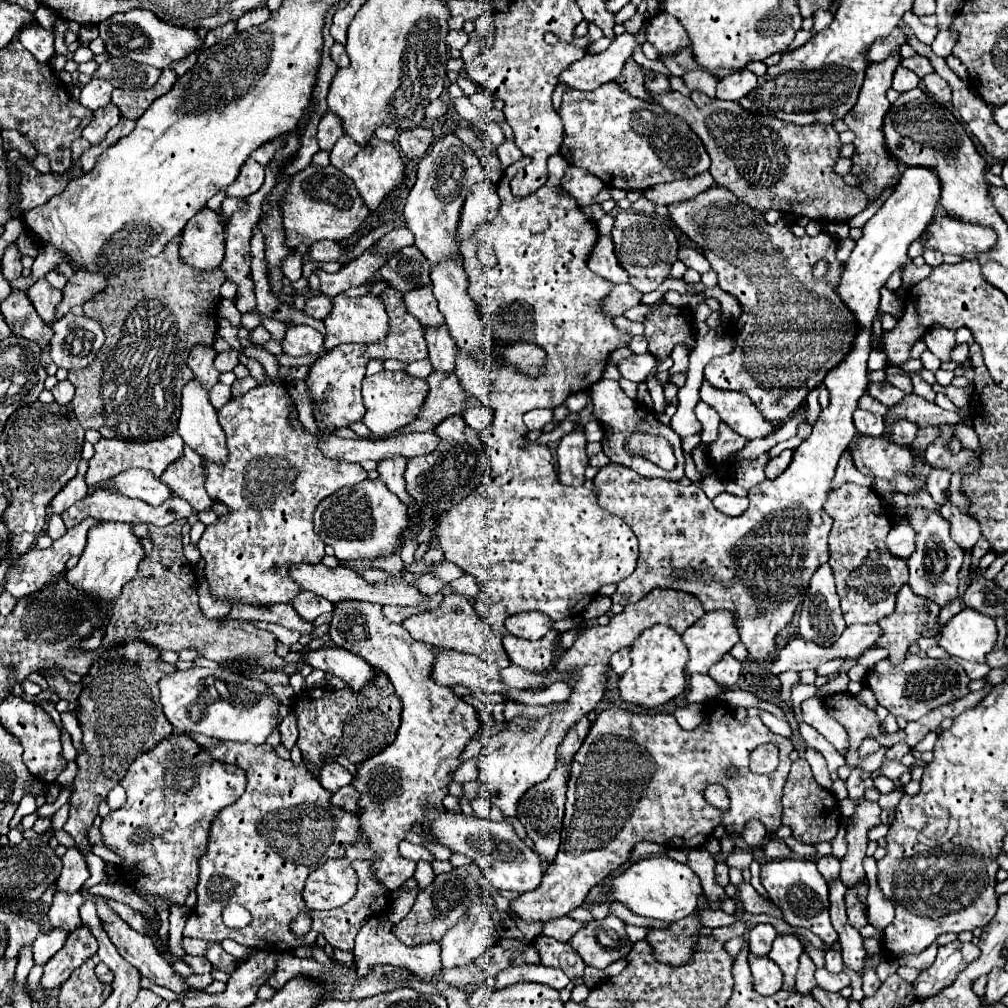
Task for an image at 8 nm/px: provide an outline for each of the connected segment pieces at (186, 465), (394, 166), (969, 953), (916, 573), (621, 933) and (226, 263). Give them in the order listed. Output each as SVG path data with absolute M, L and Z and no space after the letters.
M184 447L184 455L162 473L160 481L170 483L172 493L188 501L196 513L212 509L212 499L208 497L204 487L206 475L202 457L190 447Z
M342 135L342 139L330 151L330 163L354 181L358 193L362 195L362 199L370 211L376 211L382 205L382 201L404 183L406 167L404 167L404 161L402 161L398 149L392 143L384 143L376 137L372 137L366 147L360 147L358 143L352 143L352 139Z
M952 941L944 947L938 947L934 965L922 971L914 981L914 995L920 999L936 995L940 987L946 987L948 983L952 983L956 973L962 971L968 963L972 963L978 957L980 957L980 949L974 943Z
M916 509L908 513L906 519L916 529L916 551L908 559L908 567L910 567L908 585L916 595L936 601L940 607L946 607L954 599L960 597L958 595L958 571L964 559L964 551L950 539L948 521L944 521L940 513Z
M608 915L602 921L588 921L576 935L570 937L568 943L574 951L578 951L586 965L596 969L606 969L632 949L624 923L614 915Z
M266 171L266 181L262 183L262 187L248 197L248 209L246 211L236 211L228 221L226 221L226 257L222 261L222 271L226 275L228 281L238 285L236 291L236 307L240 313L248 313L256 307L256 299L254 299L254 281L252 281L252 271L250 271L250 263L252 263L252 255L250 255L250 239L252 239L252 227L258 223L260 217L260 203L264 201L264 195L268 195L268 191L272 191L272 187L276 185L276 179L272 179L272 171Z

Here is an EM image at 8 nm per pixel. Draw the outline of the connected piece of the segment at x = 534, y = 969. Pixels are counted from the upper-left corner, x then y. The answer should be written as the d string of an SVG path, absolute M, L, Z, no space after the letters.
M542 963L538 965L512 965L504 971L500 971L496 975L496 989L502 989L502 987L508 987L512 983L518 983L518 981L532 981L532 983L544 983L548 987L554 987L554 989L564 989L570 979L568 975L564 975L564 971L560 969L554 969L554 967L546 967Z

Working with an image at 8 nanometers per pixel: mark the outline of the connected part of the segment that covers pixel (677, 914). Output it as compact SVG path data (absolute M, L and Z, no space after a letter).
M666 855L646 857L632 863L622 875L612 879L610 887L612 887L610 893L612 901L624 903L636 915L660 919L664 923L674 923L694 913L698 905L698 897L702 895L700 877L686 863L674 861Z

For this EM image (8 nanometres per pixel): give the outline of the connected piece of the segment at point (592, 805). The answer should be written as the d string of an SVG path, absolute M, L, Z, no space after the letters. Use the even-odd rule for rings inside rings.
M610 701L608 709L596 715L580 751L574 755L568 779L566 793L566 815L562 827L562 845L556 859L550 863L542 883L518 899L510 901L510 909L526 919L526 921L548 921L554 917L568 915L572 909L584 903L586 893L600 881L604 881L612 871L616 871L622 863L628 861L632 847L638 841L654 841L668 847L692 849L700 847L708 841L712 829L718 823L724 823L728 835L736 837L742 833L748 821L758 819L766 827L766 837L774 839L776 829L782 825L782 789L784 781L790 773L790 753L794 745L790 739L774 735L760 719L750 717L738 721L734 713L722 701L708 701L704 705L702 723L686 731L678 725L676 717L670 713L630 713ZM762 743L776 743L780 749L780 765L770 775L756 775L748 769L750 753ZM728 765L734 765L740 773L738 777L728 777L724 771ZM716 783L728 791L730 809L728 813L720 813L716 807L708 805L704 799L706 785Z

